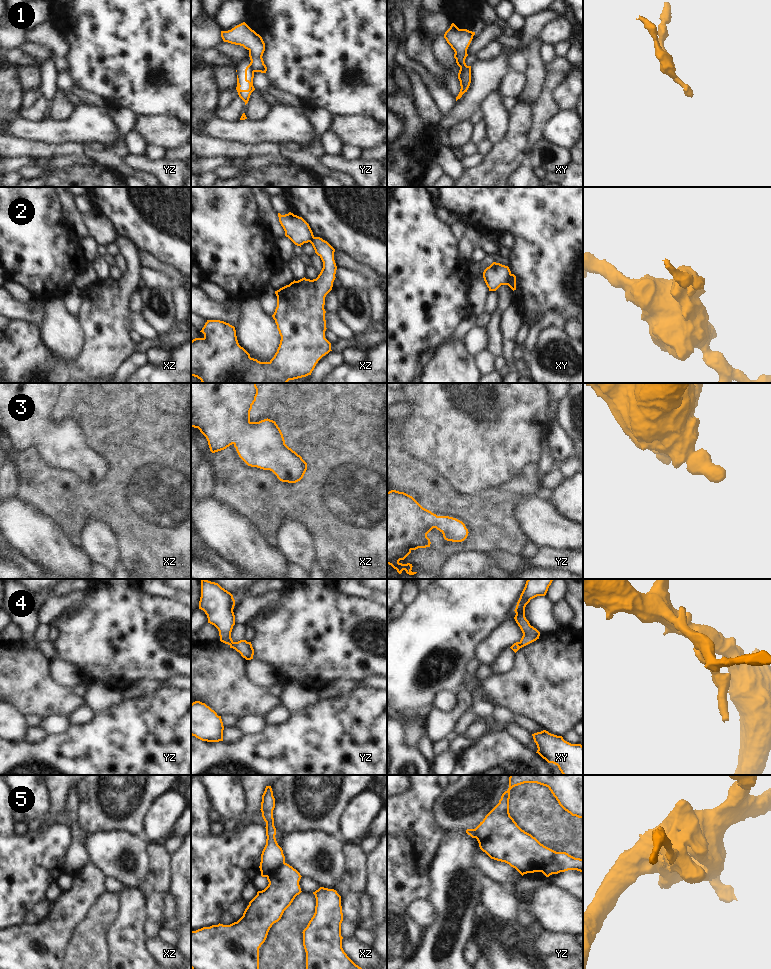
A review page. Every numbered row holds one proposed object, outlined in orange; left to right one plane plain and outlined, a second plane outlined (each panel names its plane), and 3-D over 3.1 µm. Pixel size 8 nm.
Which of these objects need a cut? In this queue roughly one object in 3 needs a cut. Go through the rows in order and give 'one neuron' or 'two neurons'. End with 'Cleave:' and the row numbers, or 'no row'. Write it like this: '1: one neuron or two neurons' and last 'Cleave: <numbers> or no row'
1: two neurons
2: two neurons
3: one neuron
4: two neurons
5: two neurons
Cleave: 1, 2, 4, 5

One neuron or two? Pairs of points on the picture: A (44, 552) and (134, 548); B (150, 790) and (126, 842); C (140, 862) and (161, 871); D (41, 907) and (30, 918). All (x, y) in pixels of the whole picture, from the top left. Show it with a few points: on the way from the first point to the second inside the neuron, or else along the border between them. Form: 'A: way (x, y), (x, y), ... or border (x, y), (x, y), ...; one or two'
A: border (66, 532), (78, 546), (83, 548); two
B: border (107, 830), (126, 830), (133, 834), (141, 835); two
C: border (149, 843), (147, 847), (148, 873), (139, 887); two
D: way (38, 910), (33, 915); one

